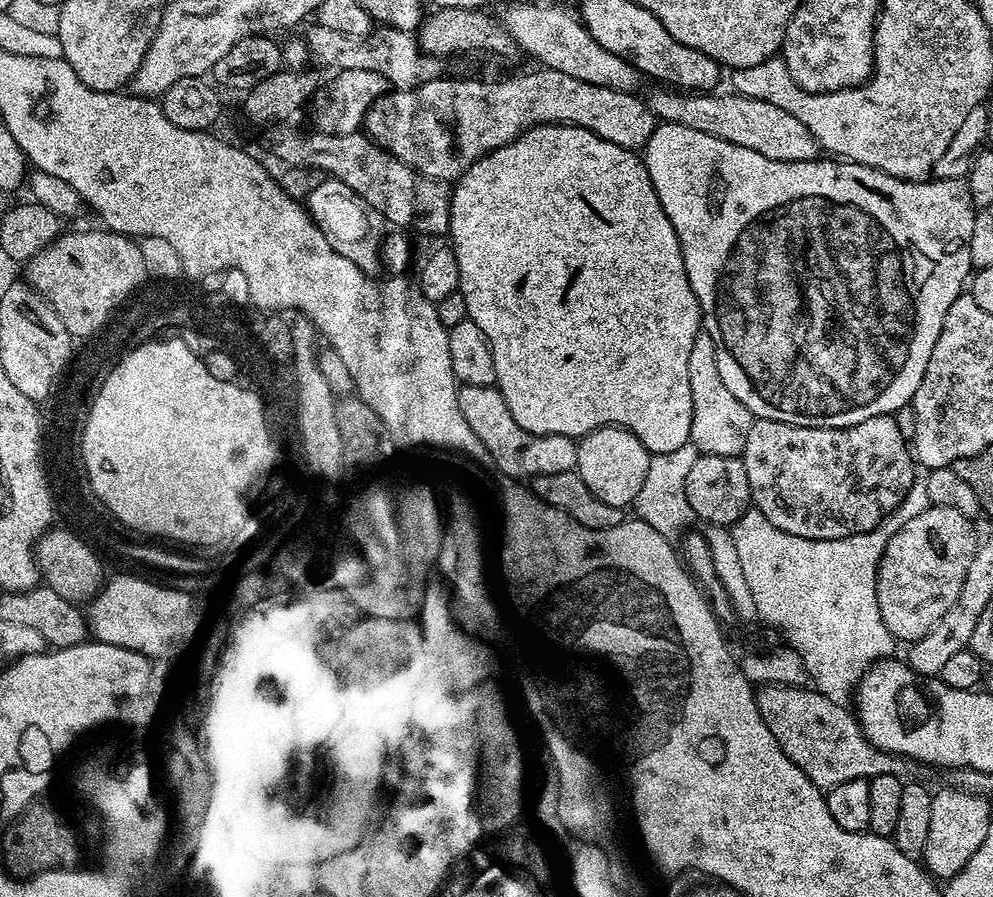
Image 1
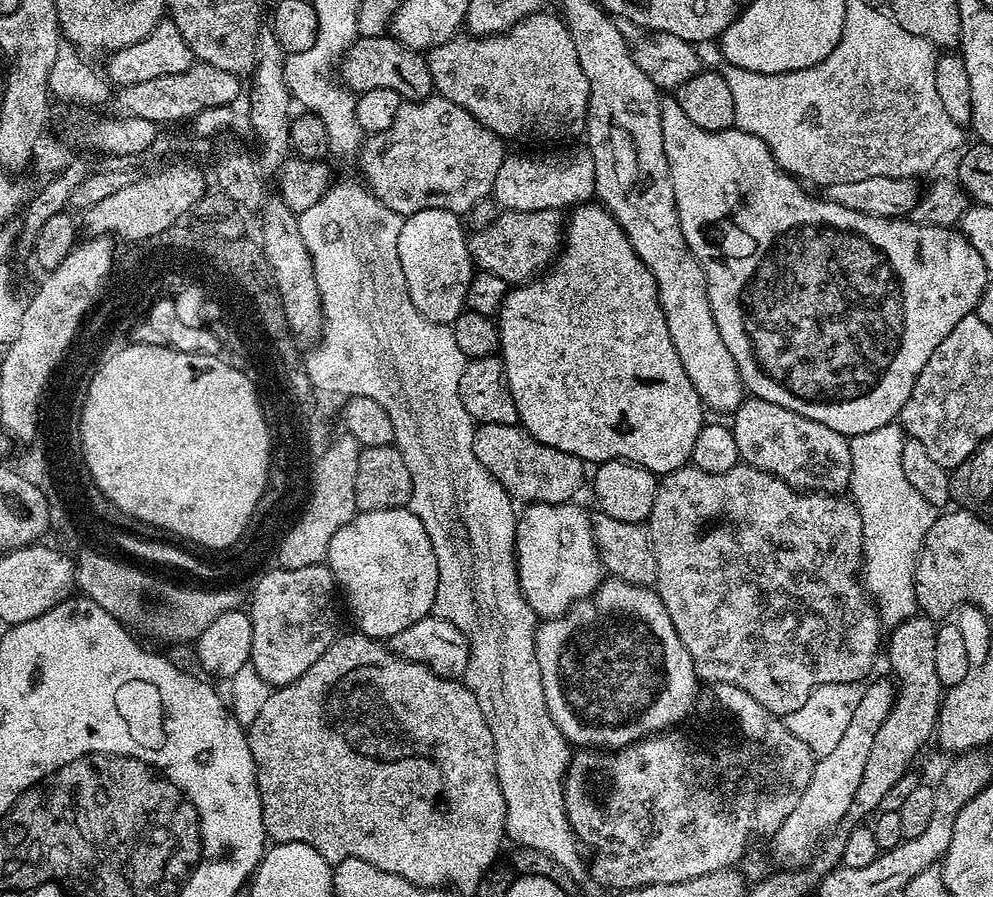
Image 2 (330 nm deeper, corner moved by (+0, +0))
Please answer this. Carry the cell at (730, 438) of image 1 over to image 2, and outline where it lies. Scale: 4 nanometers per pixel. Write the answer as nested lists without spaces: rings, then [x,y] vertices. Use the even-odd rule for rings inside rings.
[[[628,236],[628,241],[634,246],[636,256],[642,258],[642,262],[646,262],[646,266],[654,274],[674,350],[678,350],[678,358],[694,390],[700,396],[701,405],[709,409],[712,407],[716,412],[735,413],[746,399],[744,379],[740,377],[734,354],[730,354],[730,346],[722,342],[722,334],[710,306],[708,279],[702,266],[692,257],[691,250],[686,246],[686,238]]]

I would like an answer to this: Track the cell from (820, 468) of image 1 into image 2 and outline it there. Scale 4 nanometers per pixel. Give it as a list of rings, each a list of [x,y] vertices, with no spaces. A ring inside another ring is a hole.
[[[759,398],[745,399],[731,417],[730,427],[734,442],[738,442],[741,461],[751,468],[777,476],[790,487],[809,494],[844,494],[849,491],[852,480],[851,446],[849,437],[843,436],[841,432],[830,430],[822,426],[822,422],[814,422],[794,410],[786,410],[774,402]]]

